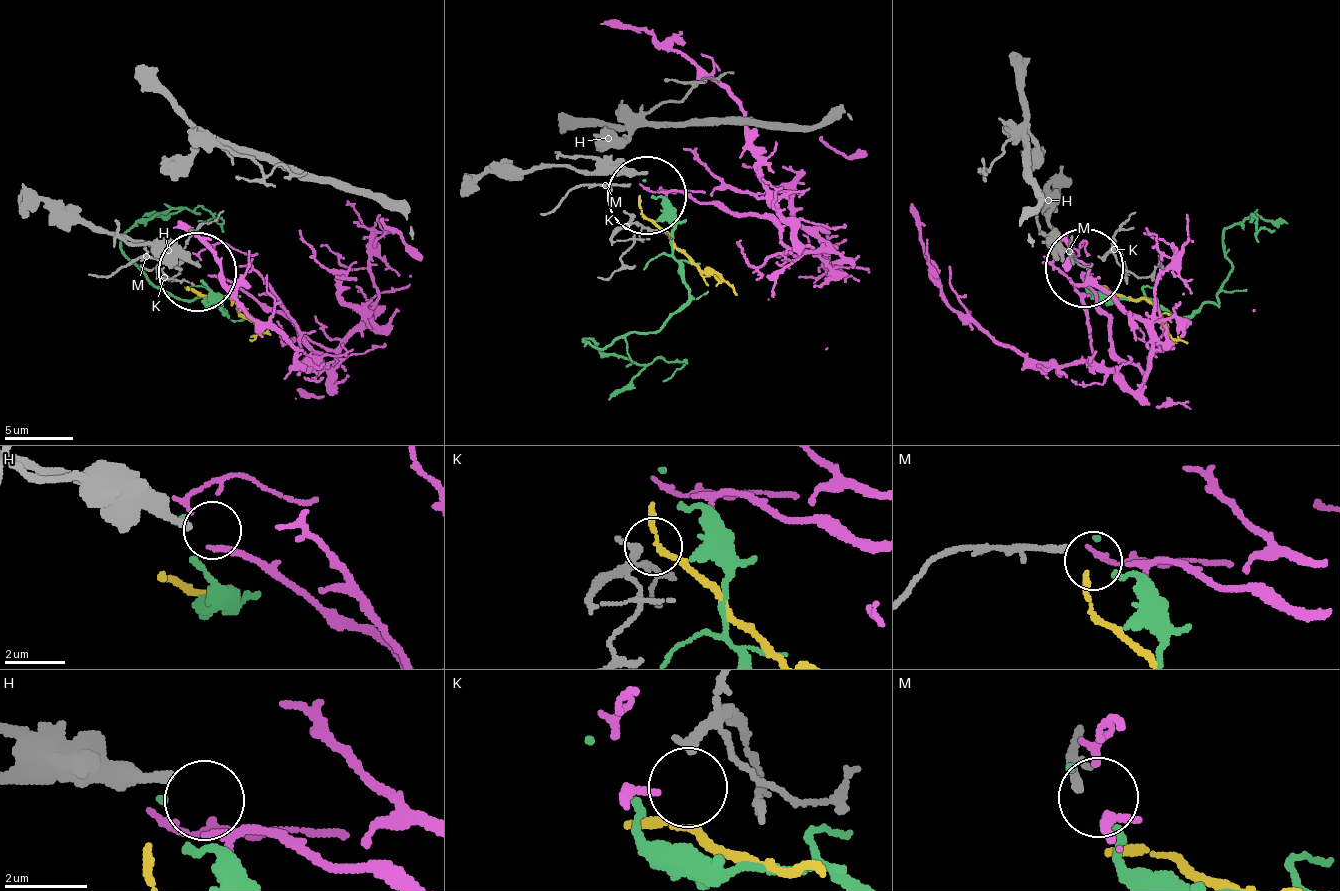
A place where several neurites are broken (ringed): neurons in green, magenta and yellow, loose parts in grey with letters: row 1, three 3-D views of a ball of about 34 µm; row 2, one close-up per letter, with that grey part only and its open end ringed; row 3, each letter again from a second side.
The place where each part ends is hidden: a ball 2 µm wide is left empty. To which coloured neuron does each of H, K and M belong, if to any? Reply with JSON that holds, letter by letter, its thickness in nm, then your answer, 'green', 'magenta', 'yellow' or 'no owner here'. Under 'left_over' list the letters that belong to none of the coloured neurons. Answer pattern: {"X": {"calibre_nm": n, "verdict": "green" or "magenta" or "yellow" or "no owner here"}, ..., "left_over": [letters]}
{"H": {"calibre_nm": 240, "verdict": "no owner here"}, "K": {"calibre_nm": 190, "verdict": "no owner here"}, "M": {"calibre_nm": 200, "verdict": "magenta"}, "left_over": ["H", "K"]}

